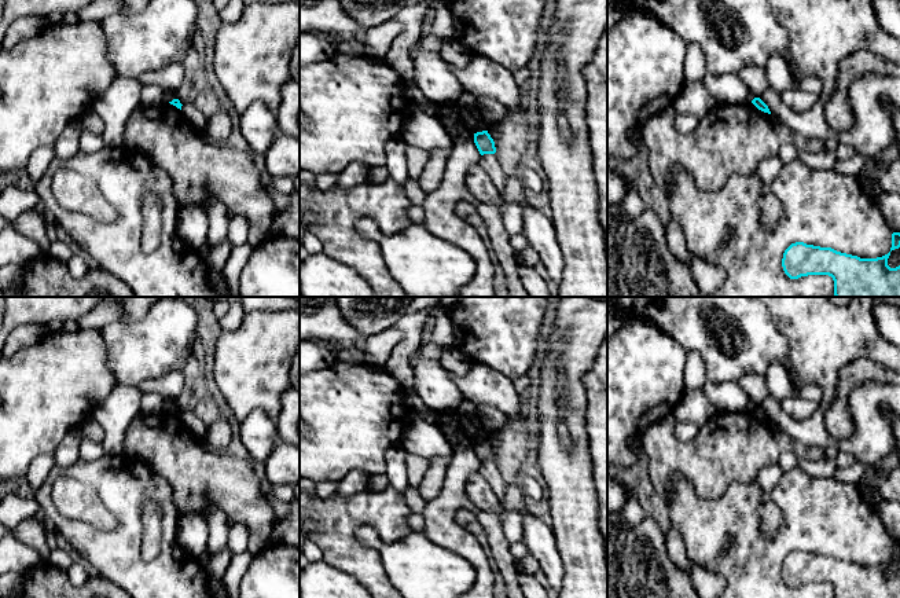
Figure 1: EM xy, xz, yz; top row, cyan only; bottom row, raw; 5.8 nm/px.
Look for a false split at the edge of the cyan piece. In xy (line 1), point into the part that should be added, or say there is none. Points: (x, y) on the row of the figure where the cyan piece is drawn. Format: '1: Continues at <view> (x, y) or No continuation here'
1: No continuation here

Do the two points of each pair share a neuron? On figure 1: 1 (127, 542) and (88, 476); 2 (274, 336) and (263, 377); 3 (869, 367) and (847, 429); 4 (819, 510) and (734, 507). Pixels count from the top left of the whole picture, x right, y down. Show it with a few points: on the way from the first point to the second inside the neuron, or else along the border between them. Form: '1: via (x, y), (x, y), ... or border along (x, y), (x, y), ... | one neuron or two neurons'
1: via (127, 524), (127, 509), (106, 488) | one neuron
2: via (264, 345), (263, 367) | one neuron
3: via (852, 381), (844, 389), (842, 413) | one neuron
4: via (796, 534), (783, 543), (761, 543), (749, 531) | one neuron

